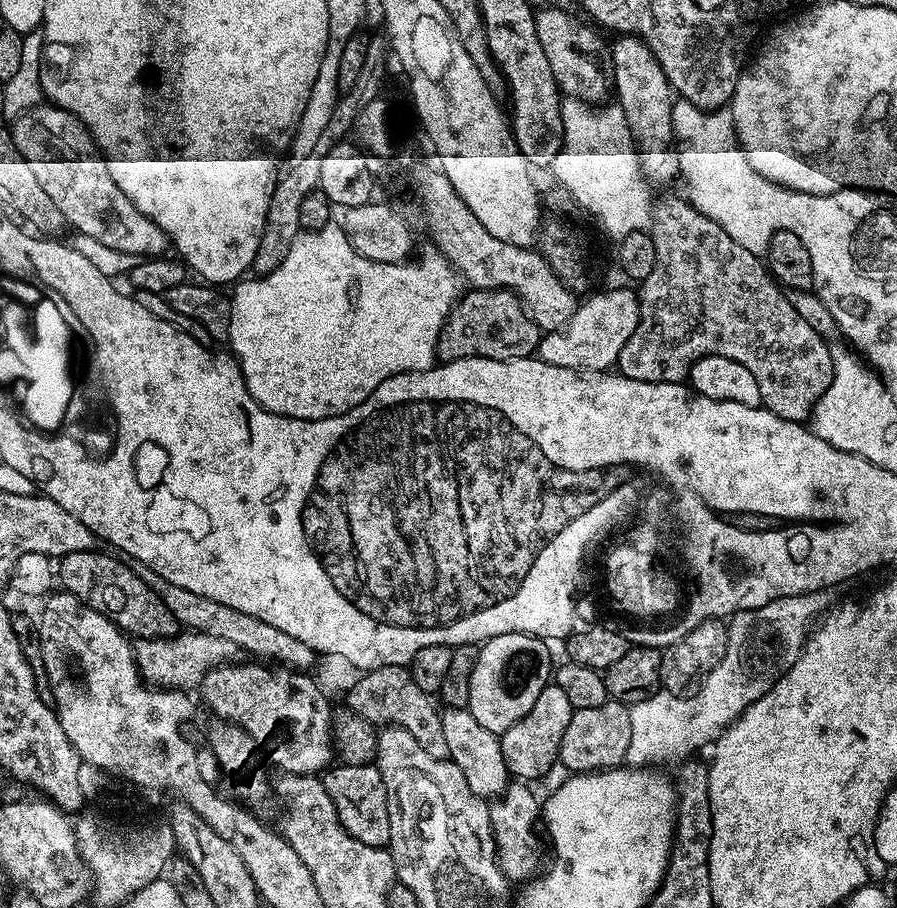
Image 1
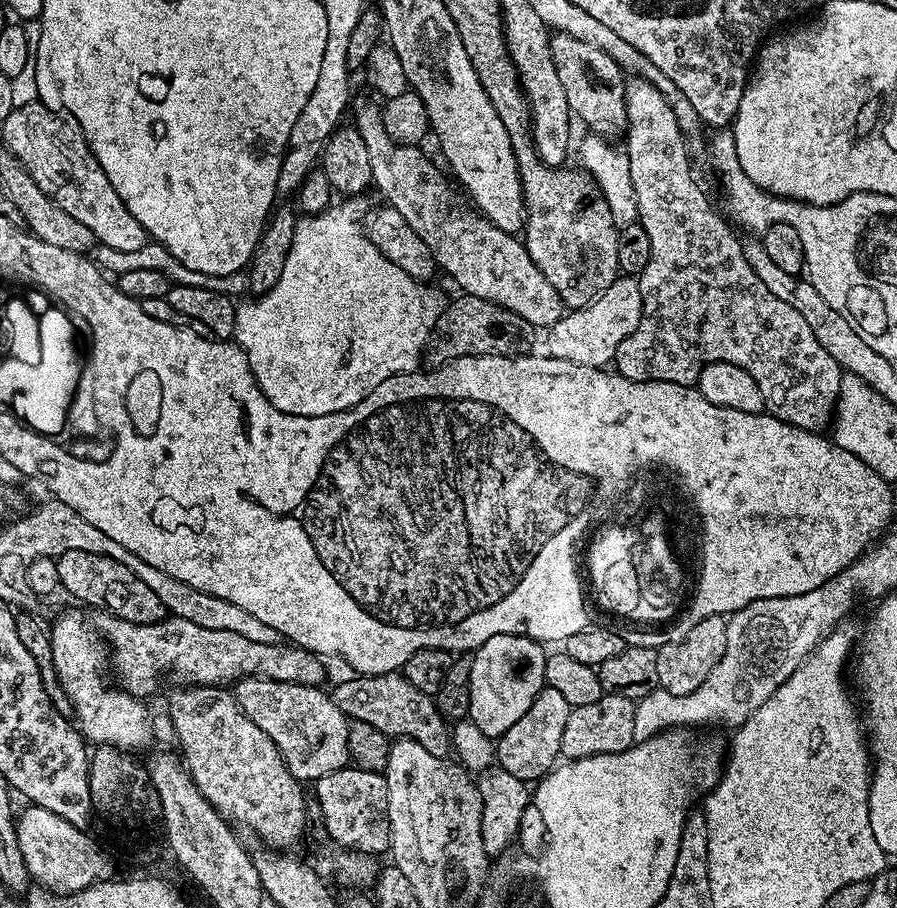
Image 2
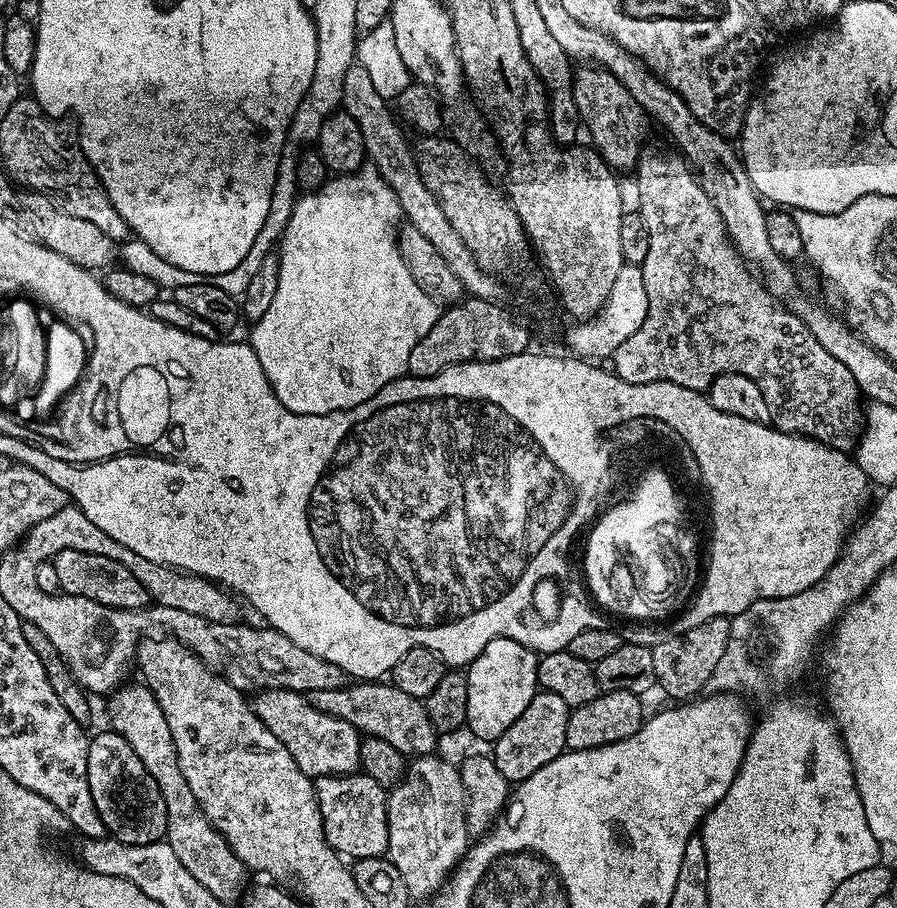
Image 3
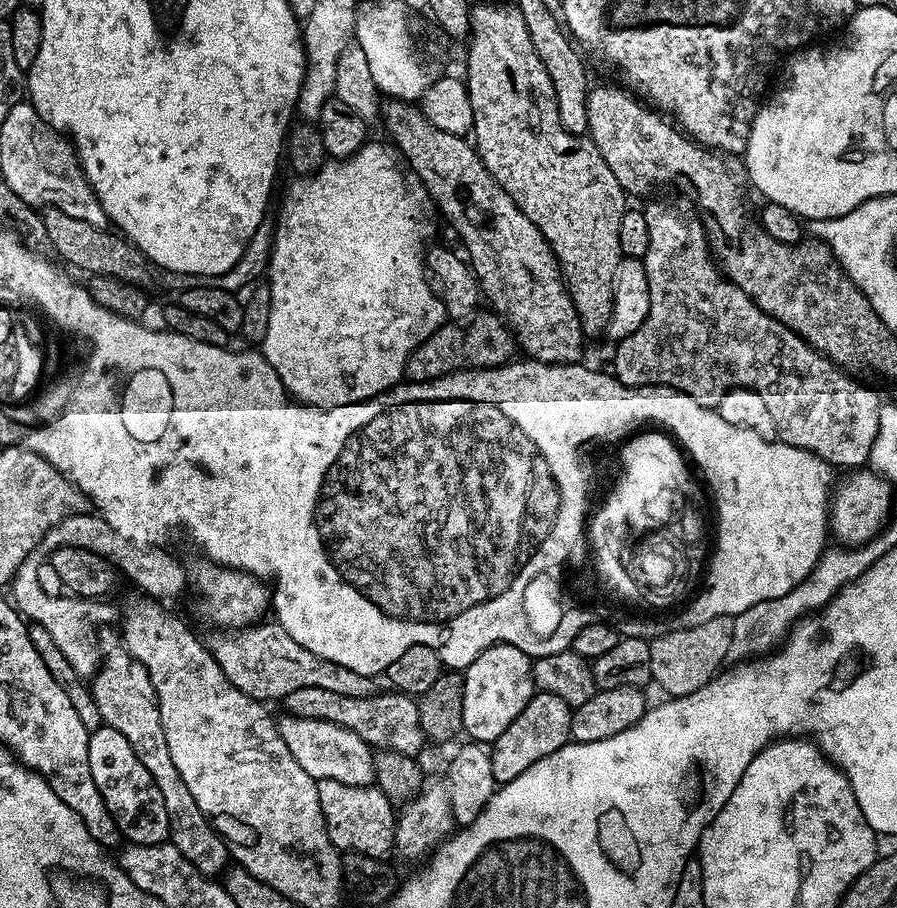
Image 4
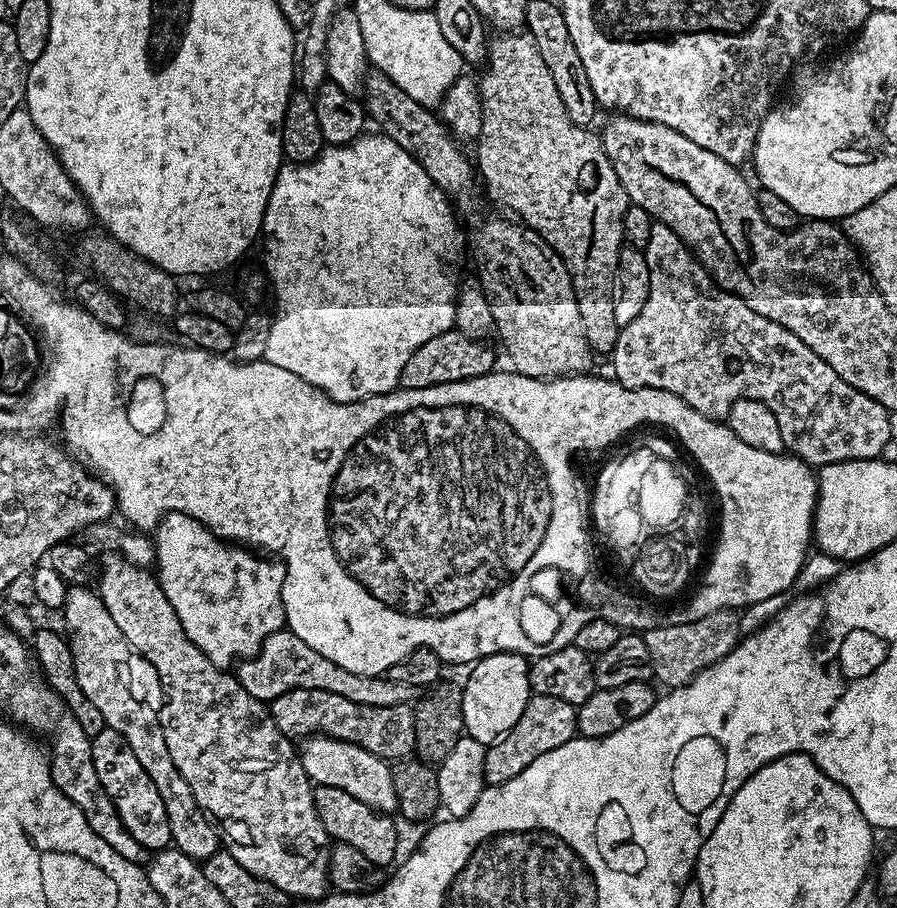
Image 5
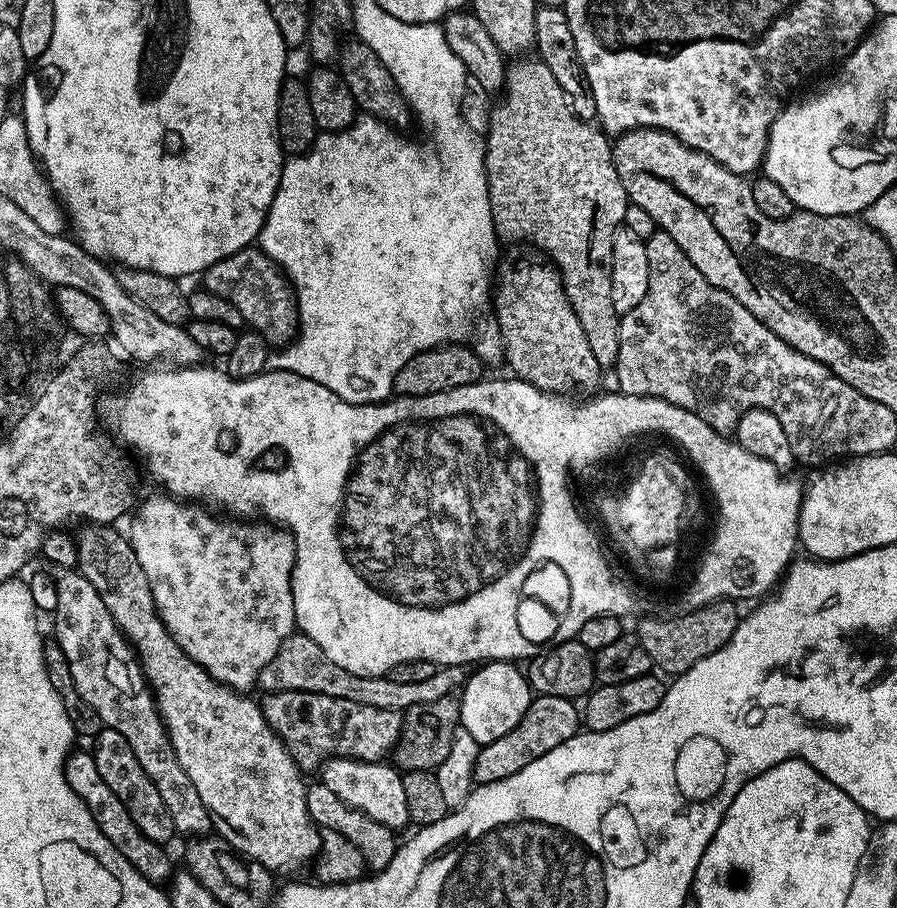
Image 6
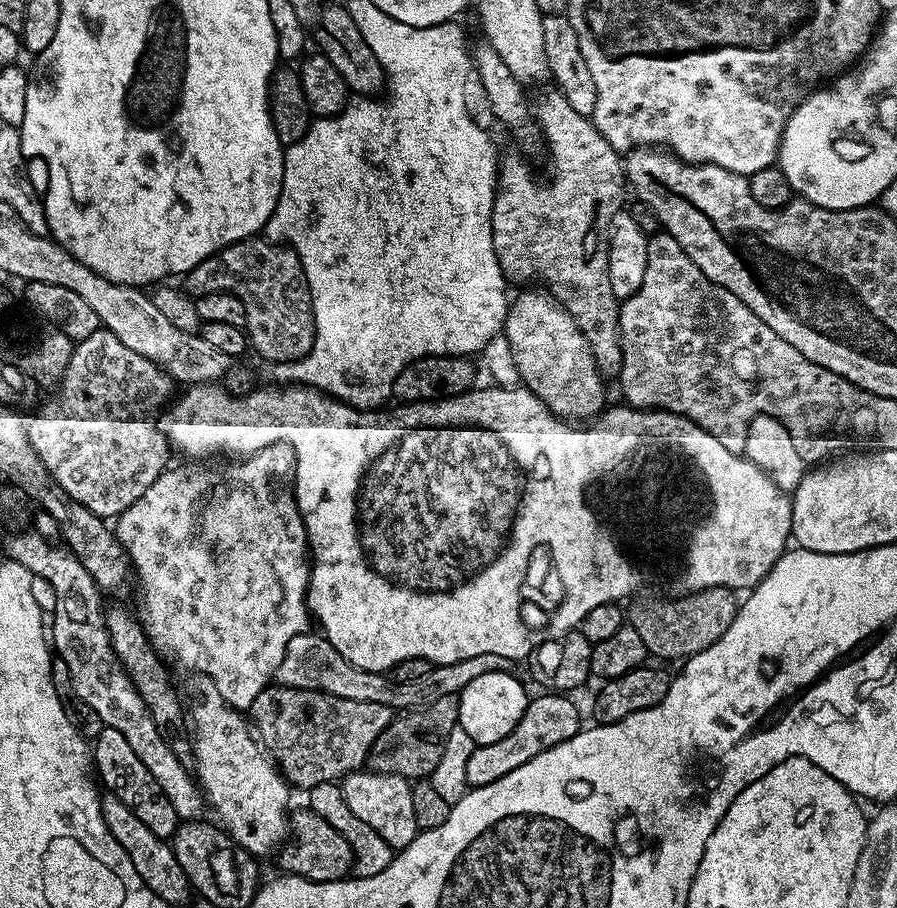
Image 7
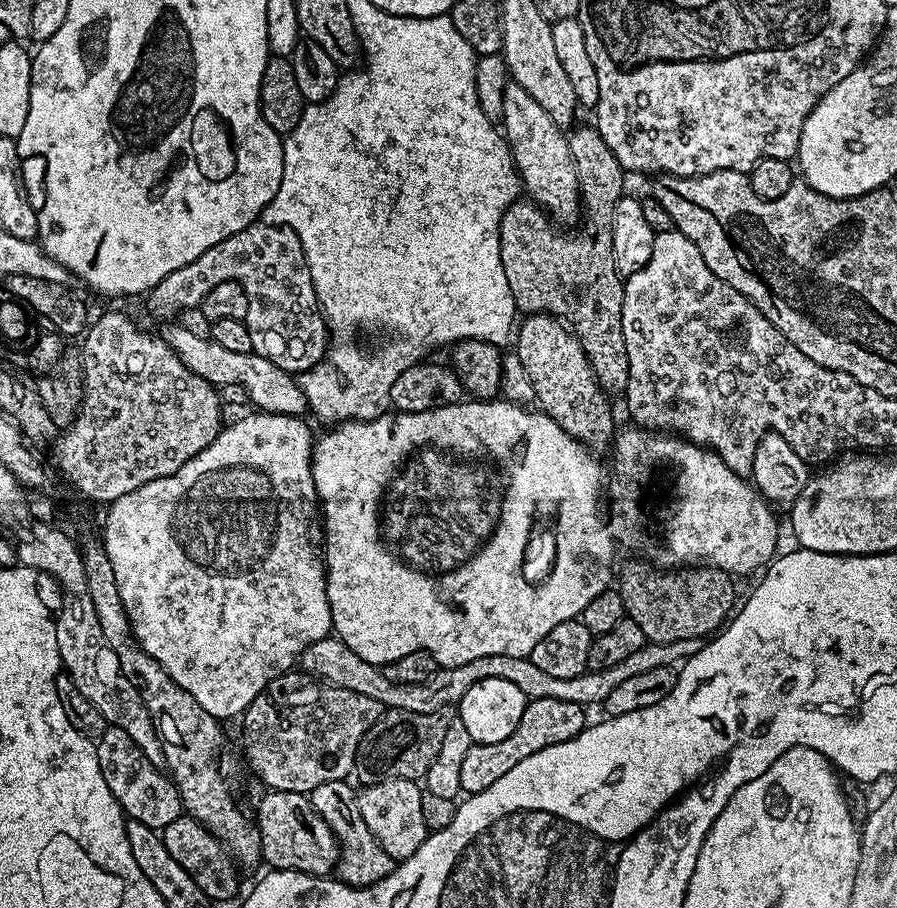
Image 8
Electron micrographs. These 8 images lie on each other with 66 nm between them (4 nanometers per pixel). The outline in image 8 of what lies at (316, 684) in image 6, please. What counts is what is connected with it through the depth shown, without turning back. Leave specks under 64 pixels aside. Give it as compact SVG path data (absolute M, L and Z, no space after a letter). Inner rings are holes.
M330 634L325 640L314 642L300 656L298 664L307 675L334 688L352 690L354 694L366 694L366 698L374 698L385 709L401 708L414 714L430 714L444 712L448 707L459 705L460 699L474 686L474 682L482 682L482 678L502 678L505 682L514 682L518 690L529 700L538 698L562 698L562 702L574 702L581 706L588 704L603 705L610 690L626 682L626 678L634 678L634 674L646 674L646 670L658 670L681 662L698 654L702 644L700 640L683 640L669 644L645 643L642 650L634 650L630 658L618 662L618 666L610 666L610 670L601 672L583 672L578 678L553 678L550 674L538 670L532 659L526 656L491 656L490 658L474 658L474 662L466 662L466 666L440 668L426 682L417 684L398 684L390 682L386 674L377 665L366 662L366 658L358 658L350 646L346 646L335 635Z

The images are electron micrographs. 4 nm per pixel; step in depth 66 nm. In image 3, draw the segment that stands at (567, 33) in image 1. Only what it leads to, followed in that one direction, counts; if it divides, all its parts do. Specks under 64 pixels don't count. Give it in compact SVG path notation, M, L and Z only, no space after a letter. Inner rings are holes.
M580 66L575 69L572 78L572 93L583 127L592 135L591 143L595 151L599 152L609 168L635 169L642 156L640 143L644 140L644 131L650 125L650 120L630 96L630 91L604 68Z

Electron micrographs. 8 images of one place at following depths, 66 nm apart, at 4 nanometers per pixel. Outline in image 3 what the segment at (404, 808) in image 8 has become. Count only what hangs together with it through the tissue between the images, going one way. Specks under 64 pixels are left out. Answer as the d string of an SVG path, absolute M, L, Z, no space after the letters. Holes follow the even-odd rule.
M269 688L255 693L251 706L270 734L290 750L294 762L298 762L308 776L346 776L360 768L361 733L350 726L350 722L342 722L315 708L307 695Z

